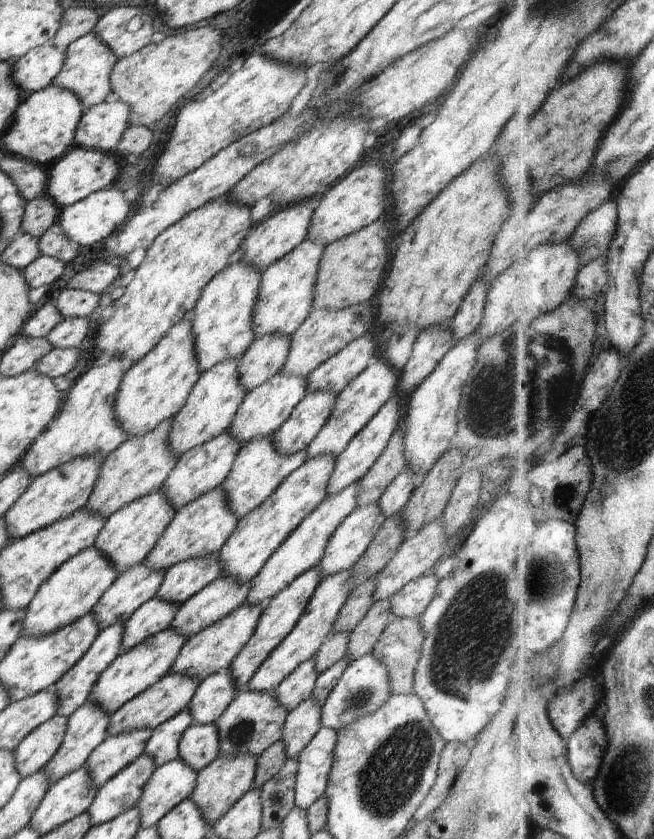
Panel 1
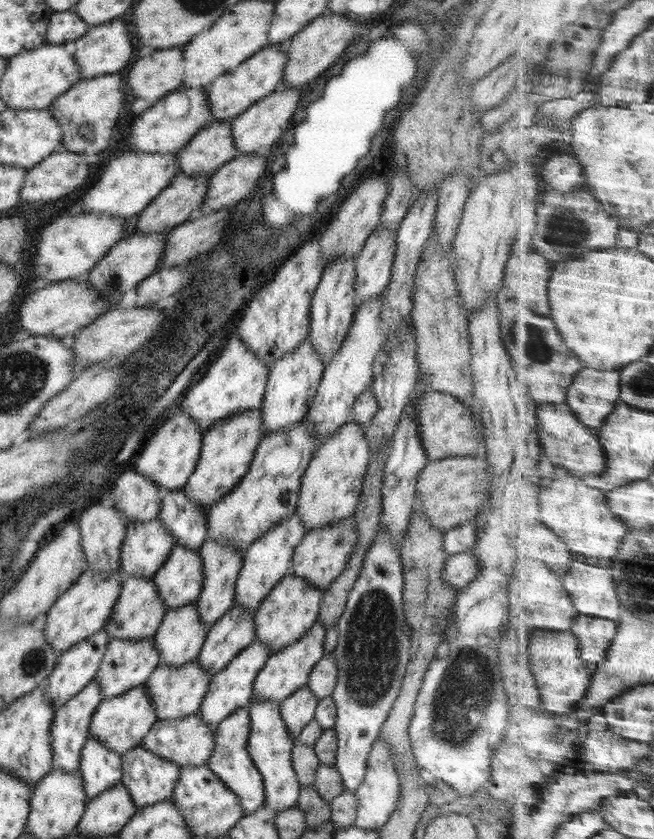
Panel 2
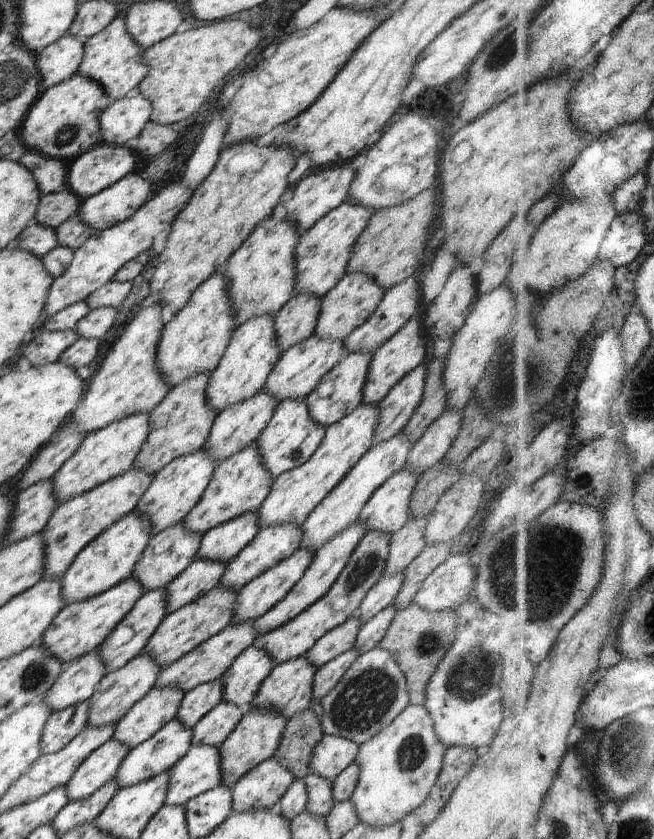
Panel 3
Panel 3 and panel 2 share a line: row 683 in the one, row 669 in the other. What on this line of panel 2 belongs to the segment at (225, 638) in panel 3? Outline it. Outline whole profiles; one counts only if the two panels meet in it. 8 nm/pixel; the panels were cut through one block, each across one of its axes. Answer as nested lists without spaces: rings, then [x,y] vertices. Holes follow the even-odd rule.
[[[192,659],[180,666],[160,663],[156,670],[150,674],[148,680],[144,682],[150,691],[154,705],[156,705],[156,717],[158,719],[173,719],[198,713],[202,698],[212,682],[212,677],[212,673],[208,673],[200,665],[198,659]]]

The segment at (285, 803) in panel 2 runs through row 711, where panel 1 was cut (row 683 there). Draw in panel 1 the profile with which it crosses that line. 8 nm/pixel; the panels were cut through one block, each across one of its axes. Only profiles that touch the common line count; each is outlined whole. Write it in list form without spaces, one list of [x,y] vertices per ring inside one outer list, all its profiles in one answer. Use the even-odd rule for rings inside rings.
[[[352,569],[343,570],[340,574],[332,574],[332,576],[321,580],[306,605],[306,612],[300,616],[298,624],[294,625],[290,634],[260,664],[260,668],[256,670],[256,674],[250,679],[247,684],[247,689],[250,692],[272,692],[302,662],[306,662],[306,660],[310,660],[315,656],[327,636],[332,633],[334,622],[338,618],[338,612],[342,610],[342,606],[344,606],[344,602],[346,602],[346,598],[353,588],[350,585],[350,578],[352,578]]]

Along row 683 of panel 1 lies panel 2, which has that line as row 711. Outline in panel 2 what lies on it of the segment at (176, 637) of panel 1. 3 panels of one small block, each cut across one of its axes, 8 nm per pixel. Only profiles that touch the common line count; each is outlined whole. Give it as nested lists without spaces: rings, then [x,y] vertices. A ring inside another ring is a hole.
[[[138,685],[118,696],[112,696],[100,702],[100,706],[96,708],[96,712],[90,720],[90,736],[100,739],[108,749],[123,755],[126,751],[142,743],[142,738],[148,734],[157,720],[156,705],[150,697],[148,687]]]

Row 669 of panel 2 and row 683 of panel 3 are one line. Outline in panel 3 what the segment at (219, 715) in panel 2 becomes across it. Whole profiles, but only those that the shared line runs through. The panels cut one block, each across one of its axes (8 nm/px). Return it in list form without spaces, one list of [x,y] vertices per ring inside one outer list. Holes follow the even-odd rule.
[[[252,645],[245,648],[220,678],[222,700],[241,708],[248,707],[274,667],[274,660],[268,652]]]

